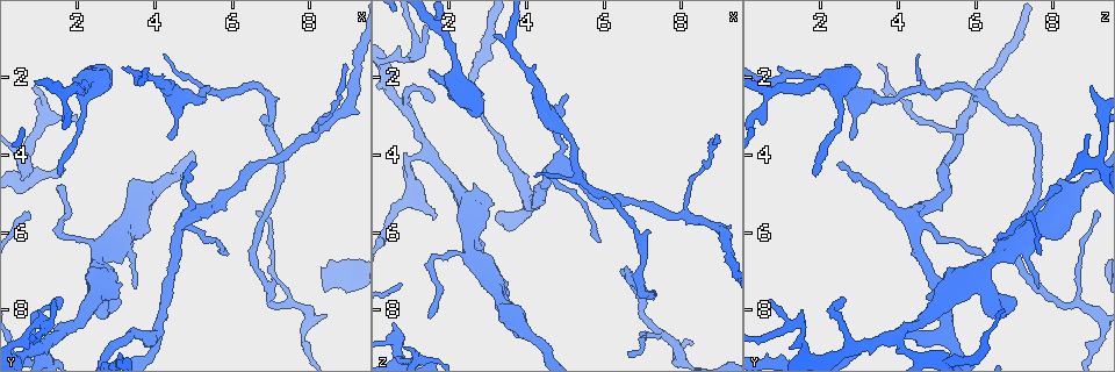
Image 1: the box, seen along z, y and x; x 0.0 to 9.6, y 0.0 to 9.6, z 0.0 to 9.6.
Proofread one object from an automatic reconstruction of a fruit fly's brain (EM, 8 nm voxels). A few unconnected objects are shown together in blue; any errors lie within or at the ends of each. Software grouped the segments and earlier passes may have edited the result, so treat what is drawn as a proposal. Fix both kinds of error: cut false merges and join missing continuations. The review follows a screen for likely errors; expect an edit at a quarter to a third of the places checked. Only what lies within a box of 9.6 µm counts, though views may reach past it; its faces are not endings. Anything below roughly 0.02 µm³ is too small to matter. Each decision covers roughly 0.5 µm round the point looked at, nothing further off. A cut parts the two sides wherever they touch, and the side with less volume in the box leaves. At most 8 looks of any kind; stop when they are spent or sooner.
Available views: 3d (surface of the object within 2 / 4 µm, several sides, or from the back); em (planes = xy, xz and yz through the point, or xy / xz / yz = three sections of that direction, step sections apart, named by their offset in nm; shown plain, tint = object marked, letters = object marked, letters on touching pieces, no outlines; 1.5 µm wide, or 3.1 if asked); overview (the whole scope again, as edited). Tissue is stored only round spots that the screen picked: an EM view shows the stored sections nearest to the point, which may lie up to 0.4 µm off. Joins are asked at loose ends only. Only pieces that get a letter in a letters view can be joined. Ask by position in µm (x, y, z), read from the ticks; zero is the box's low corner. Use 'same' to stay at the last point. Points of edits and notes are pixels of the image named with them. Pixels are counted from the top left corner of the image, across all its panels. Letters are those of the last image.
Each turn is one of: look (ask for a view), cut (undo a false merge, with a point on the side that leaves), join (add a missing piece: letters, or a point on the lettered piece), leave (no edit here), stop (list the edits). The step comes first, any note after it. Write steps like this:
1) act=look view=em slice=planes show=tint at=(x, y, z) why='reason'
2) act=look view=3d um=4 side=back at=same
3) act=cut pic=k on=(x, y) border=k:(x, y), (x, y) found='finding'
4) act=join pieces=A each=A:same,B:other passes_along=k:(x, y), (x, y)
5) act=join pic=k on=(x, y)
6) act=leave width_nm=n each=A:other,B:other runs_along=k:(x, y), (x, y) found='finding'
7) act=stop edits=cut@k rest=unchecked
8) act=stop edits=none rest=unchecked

act=look view=em slice=planes show=plain at=(0.85, 2.25, 9.00) why='an open end'

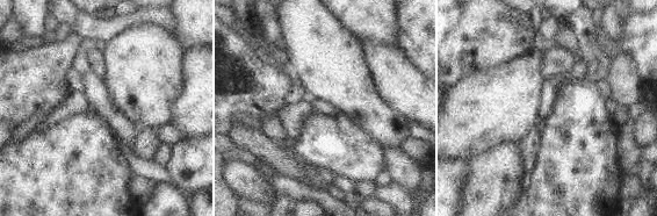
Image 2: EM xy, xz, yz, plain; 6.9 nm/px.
act=look view=em slice=planes show=letters at=same

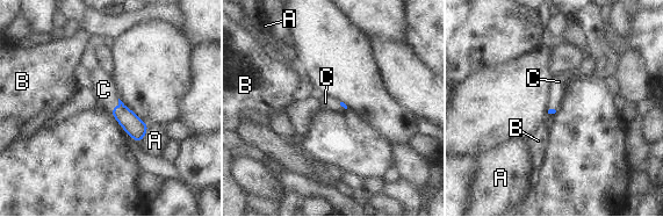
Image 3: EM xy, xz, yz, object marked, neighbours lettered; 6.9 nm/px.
act=join pic=3 on=(103, 89) each=A:other,B:other,C:same passes_along=3:(135, 128), (117, 106), (103, 89) found='it goes on there'

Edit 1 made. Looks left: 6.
act=look view=overview

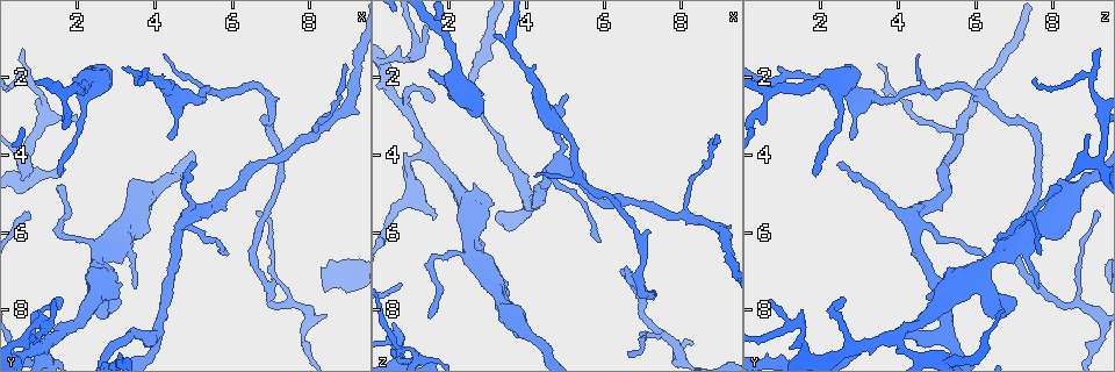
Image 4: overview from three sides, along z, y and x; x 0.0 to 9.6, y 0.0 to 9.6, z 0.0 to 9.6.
act=look view=3d um=4 at=(1.50, 6.05, 6.85) why='sharp bend'

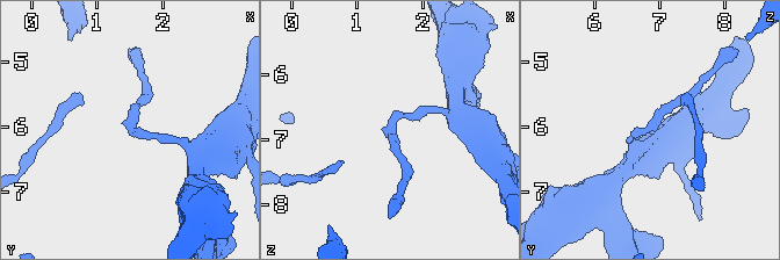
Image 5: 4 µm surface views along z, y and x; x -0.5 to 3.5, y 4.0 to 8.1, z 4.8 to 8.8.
act=look view=em slice=planes show=plain at=(1.50, 6.00, 6.85) why='need the tissue'

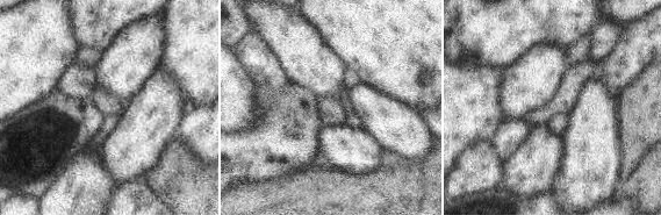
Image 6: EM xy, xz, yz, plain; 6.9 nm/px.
act=look view=em slice=planes show=letters at=same

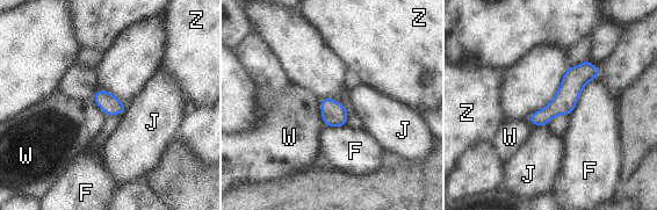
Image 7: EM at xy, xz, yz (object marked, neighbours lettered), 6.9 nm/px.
act=leave each=F:other,J:other,W:other,Z:other runs_along=7:(597, 70), (541, 118), (531, 118) found='one neuron here'

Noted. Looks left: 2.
act=look view=3d um=4 at=(1.50, 4.90, 8.20) why='branch stops here'

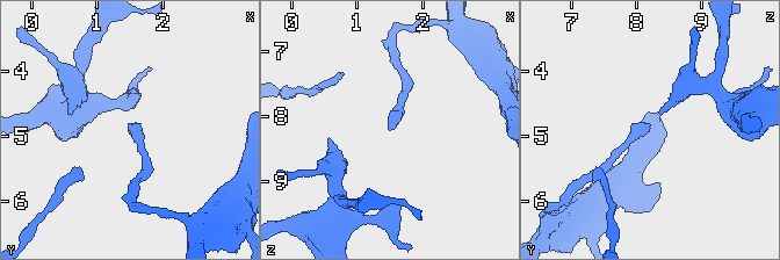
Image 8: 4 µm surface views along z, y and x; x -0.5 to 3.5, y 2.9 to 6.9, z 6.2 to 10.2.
act=look view=em slice=planes show=letters at=(1.45, 4.90, 8.15)

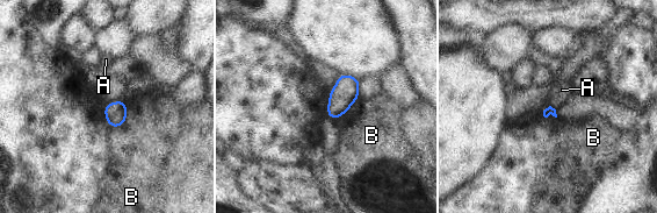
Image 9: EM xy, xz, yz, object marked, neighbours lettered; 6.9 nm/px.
act=leave each=A:other,B:other border=9:(125, 100), (125, 120), (112, 128) found='none of them fits'

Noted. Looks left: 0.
act=stop edits=join@3 rest=unchecked

